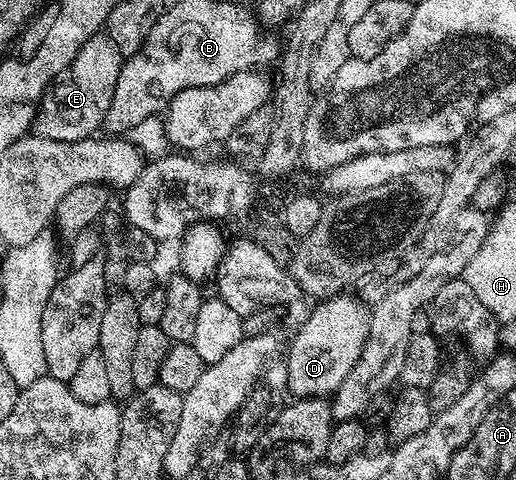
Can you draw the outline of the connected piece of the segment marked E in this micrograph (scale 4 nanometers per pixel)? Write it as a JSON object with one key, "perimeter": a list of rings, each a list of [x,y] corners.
{"perimeter":[[[108,33],[91,35],[82,45],[82,49],[78,49],[68,68],[52,82],[52,86],[41,97],[36,108],[35,134],[66,142],[95,136],[103,128],[106,111],[110,109],[110,101],[114,98],[114,87],[118,85],[121,62],[121,49]]]}

